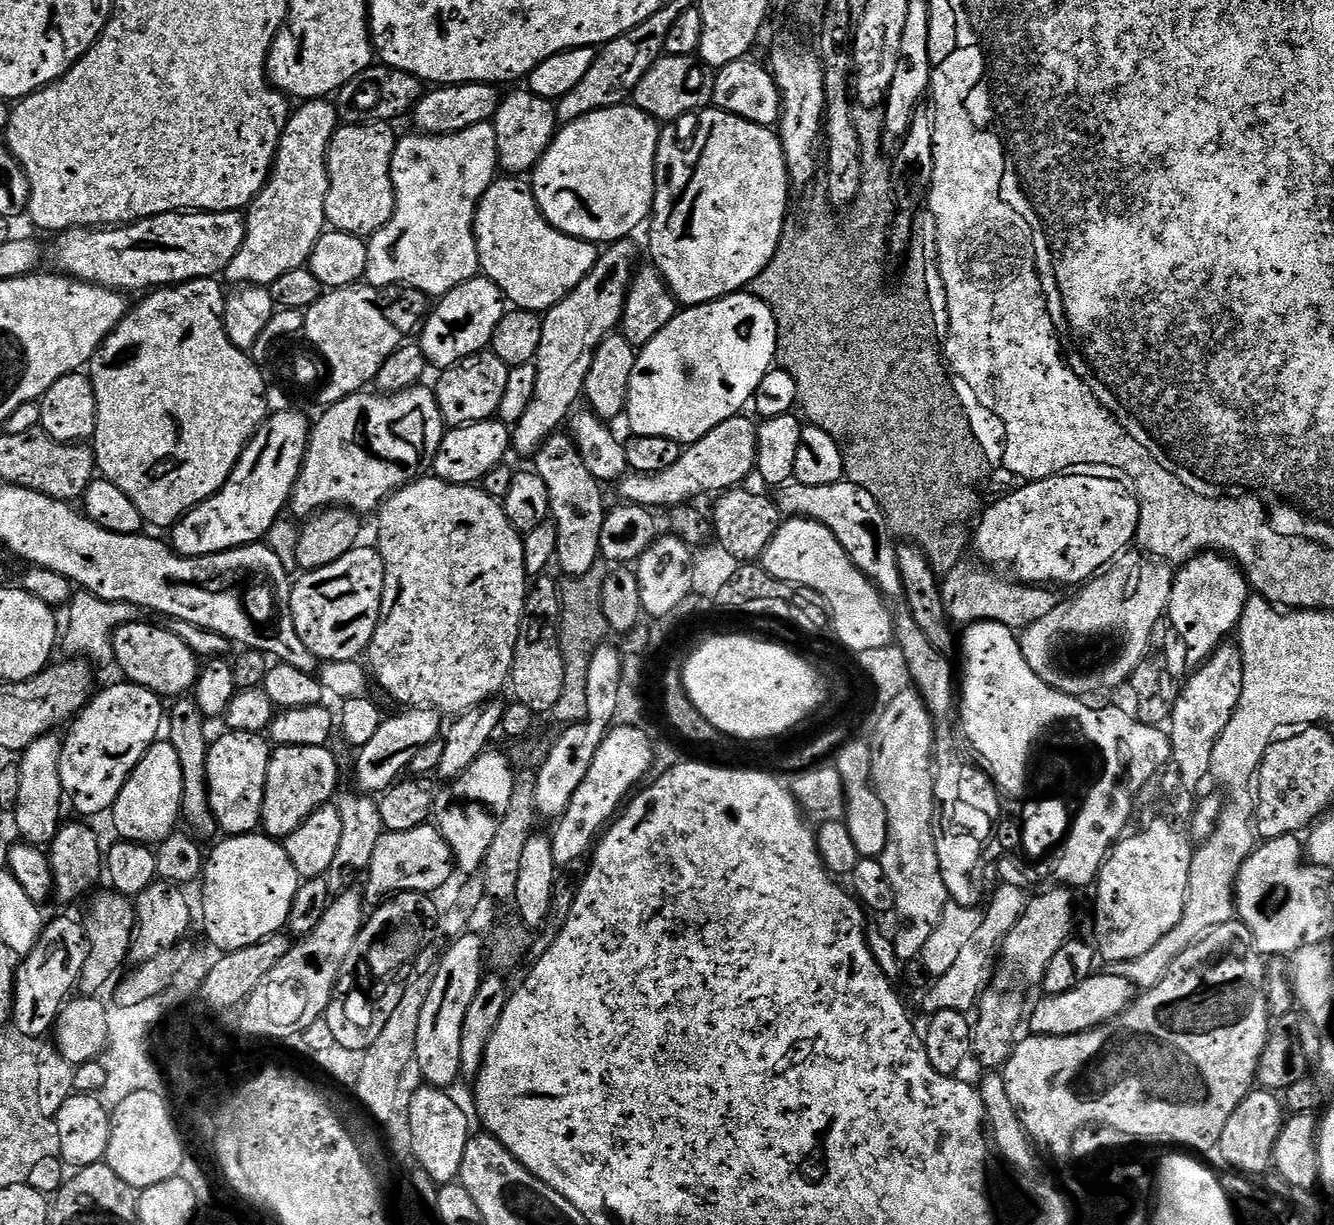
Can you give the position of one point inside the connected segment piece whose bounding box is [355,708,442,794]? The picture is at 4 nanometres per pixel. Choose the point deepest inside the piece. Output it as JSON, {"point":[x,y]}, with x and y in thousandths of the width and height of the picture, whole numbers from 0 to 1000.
{"point":[286,623]}

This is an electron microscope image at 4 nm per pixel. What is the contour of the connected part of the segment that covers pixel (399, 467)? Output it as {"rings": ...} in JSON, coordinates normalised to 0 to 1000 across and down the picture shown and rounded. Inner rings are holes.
{"rings":[[[313,315],[311,317],[305,317],[301,320],[295,320],[293,322],[281,322],[278,323],[278,319],[268,319],[265,323],[256,325],[253,330],[245,331],[244,335],[240,340],[240,344],[236,344],[235,349],[232,353],[232,360],[231,362],[231,370],[228,375],[228,380],[225,382],[225,389],[222,392],[222,399],[219,401],[219,407],[217,409],[217,418],[220,422],[228,421],[227,423],[233,422],[235,420],[244,415],[263,415],[268,420],[274,420],[273,418],[281,419],[285,412],[304,395],[309,394],[310,392],[315,391],[326,380],[327,371],[333,360],[333,353],[334,347],[331,340],[331,335],[327,327],[327,321],[323,316]]]}

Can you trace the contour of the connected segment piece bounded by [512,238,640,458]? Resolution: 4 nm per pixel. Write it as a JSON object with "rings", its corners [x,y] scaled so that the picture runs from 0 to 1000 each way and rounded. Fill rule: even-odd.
{"rings":[[[469,194],[457,198],[441,226],[427,242],[407,256],[406,282],[403,282],[400,295],[403,301],[403,315],[394,338],[385,349],[385,369],[396,374],[401,373],[409,359],[418,353],[420,346],[428,340],[430,331],[437,324],[447,284],[466,267],[478,225],[477,215],[480,212],[480,202],[475,197]]]}

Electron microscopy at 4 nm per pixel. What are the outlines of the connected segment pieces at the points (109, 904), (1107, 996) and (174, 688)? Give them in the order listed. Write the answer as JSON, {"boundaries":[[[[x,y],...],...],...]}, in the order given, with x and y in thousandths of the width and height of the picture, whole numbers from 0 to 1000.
{"boundaries":[[[[86,727],[80,727],[71,733],[66,749],[63,751],[64,758],[66,758],[67,775],[58,808],[64,815],[73,814],[82,802],[82,805],[85,802],[87,793],[97,784],[97,776],[103,757],[101,736]]],[[[819,795],[810,800],[805,807],[792,813],[783,812],[780,820],[772,826],[773,842],[777,846],[804,846],[825,839],[837,829],[845,826],[852,816],[853,807],[844,798],[828,795]]],[[[103,508],[95,509],[82,521],[82,532],[87,535],[90,545],[98,558],[112,562],[121,570],[135,570],[143,566],[150,554],[151,540],[136,521],[127,518],[124,511]]]]}

